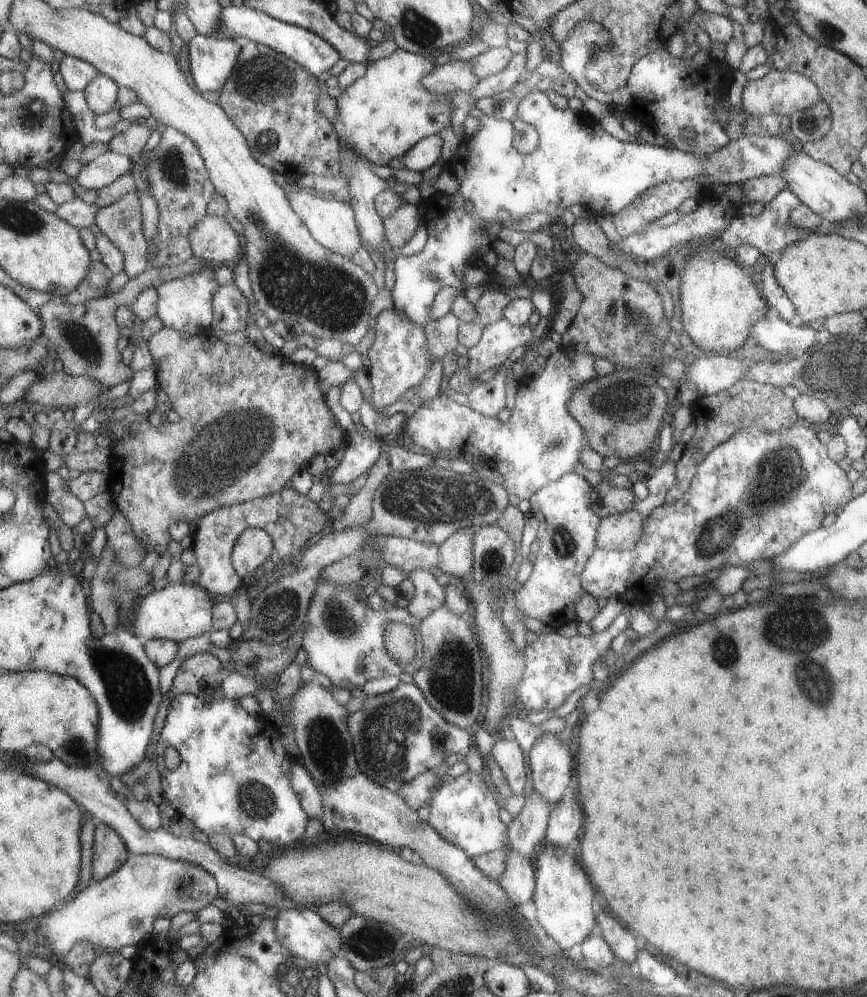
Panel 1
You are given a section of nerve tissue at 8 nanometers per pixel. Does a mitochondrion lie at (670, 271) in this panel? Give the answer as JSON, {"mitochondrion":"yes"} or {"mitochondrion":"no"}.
{"mitochondrion":"no"}

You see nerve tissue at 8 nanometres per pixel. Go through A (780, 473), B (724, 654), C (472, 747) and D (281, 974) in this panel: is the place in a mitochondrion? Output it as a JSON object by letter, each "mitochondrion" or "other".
{"A":"mitochondrion","B":"mitochondrion","C":"other","D":"other"}

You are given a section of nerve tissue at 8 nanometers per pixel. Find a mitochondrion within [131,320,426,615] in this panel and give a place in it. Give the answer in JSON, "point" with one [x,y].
{"point":[252,432]}

